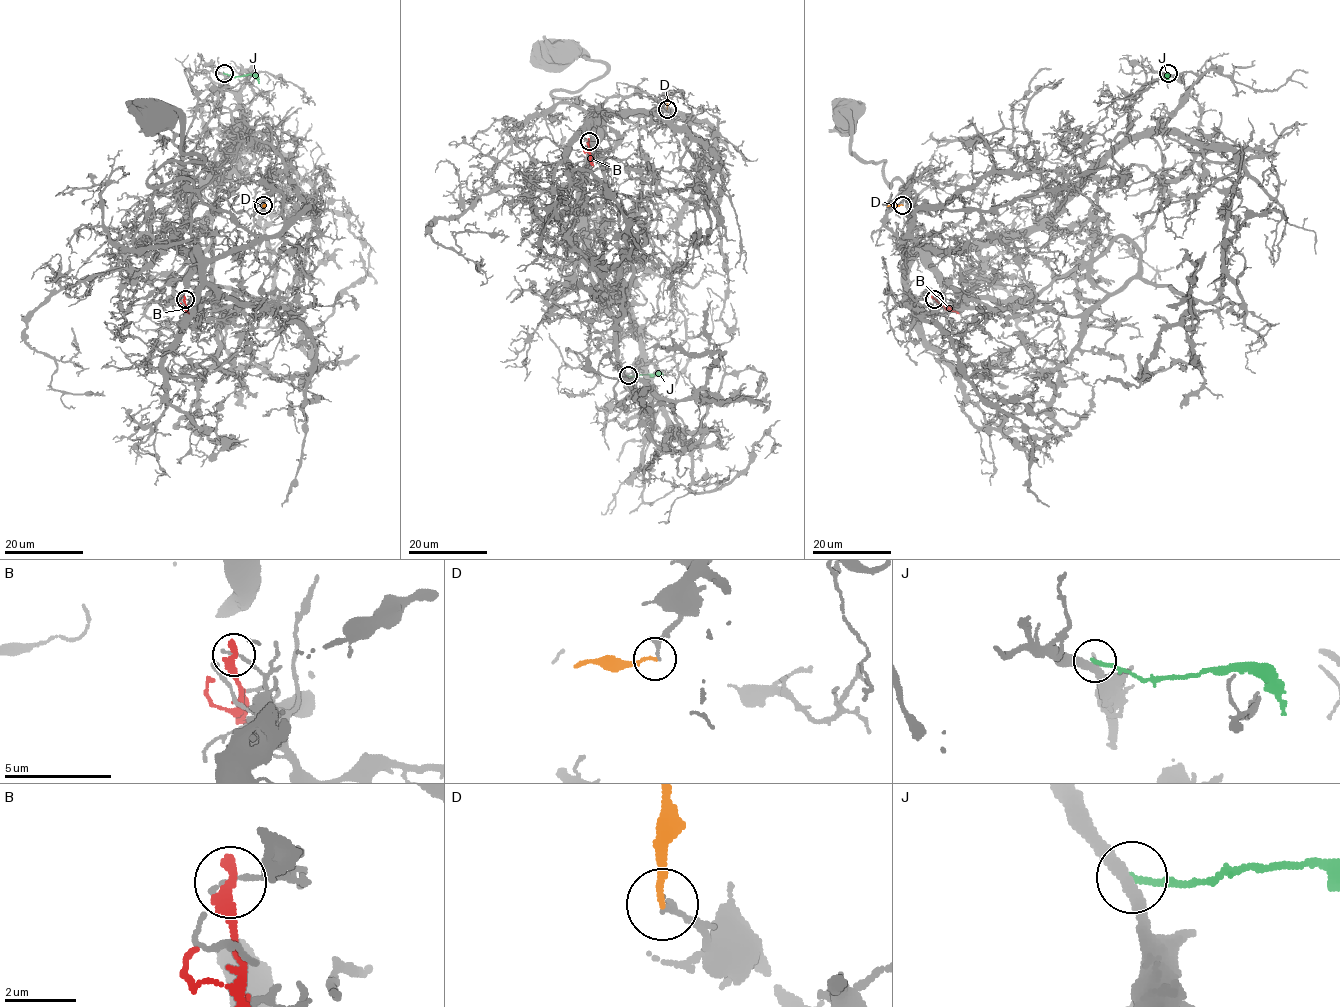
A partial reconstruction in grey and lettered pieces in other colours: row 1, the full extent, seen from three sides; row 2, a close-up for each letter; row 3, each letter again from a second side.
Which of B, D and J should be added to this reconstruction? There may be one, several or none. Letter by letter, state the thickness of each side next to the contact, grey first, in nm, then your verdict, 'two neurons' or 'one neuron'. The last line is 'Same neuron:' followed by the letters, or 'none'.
B: calibres 110 and 320 nm; two neurons
D: calibres 110 and 160 nm; two neurons
J: calibres 360 and 170 nm; two neurons
Same neuron: none

